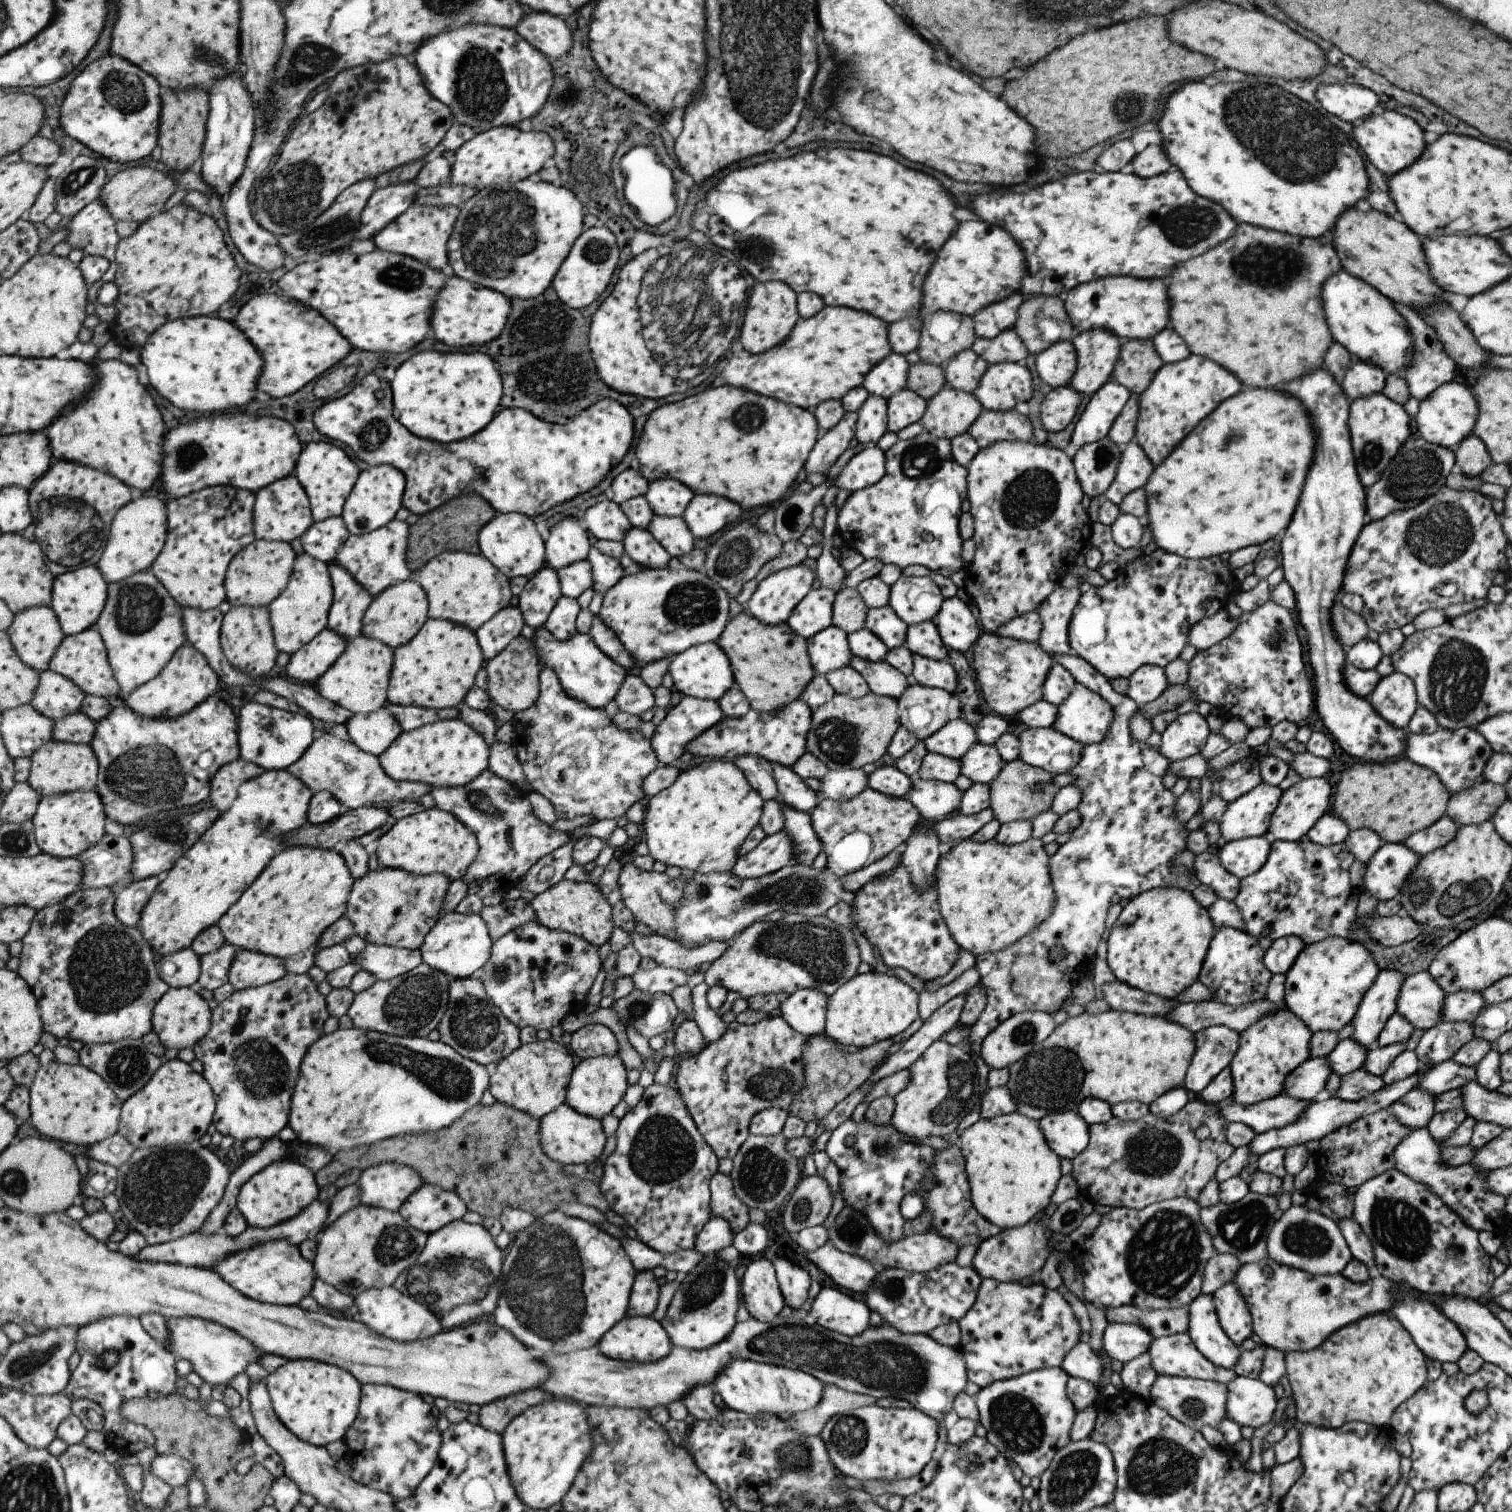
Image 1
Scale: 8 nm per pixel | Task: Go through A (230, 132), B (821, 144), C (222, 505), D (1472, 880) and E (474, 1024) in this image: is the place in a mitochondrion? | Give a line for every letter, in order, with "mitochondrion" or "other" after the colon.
A: other
B: other
C: mitochondrion
D: mitochondrion
E: mitochondrion

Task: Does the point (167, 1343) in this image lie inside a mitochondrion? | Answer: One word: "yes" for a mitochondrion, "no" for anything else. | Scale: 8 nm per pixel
no

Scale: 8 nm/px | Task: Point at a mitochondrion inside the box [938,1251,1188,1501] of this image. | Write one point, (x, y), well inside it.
(1015, 1419)

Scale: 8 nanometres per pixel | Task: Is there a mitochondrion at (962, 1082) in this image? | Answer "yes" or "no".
yes

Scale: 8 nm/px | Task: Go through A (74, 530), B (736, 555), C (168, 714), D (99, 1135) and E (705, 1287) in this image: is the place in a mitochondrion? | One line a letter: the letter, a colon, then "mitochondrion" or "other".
A: mitochondrion
B: mitochondrion
C: other
D: other
E: mitochondrion

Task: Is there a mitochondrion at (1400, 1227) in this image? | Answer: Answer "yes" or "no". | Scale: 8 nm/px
yes

